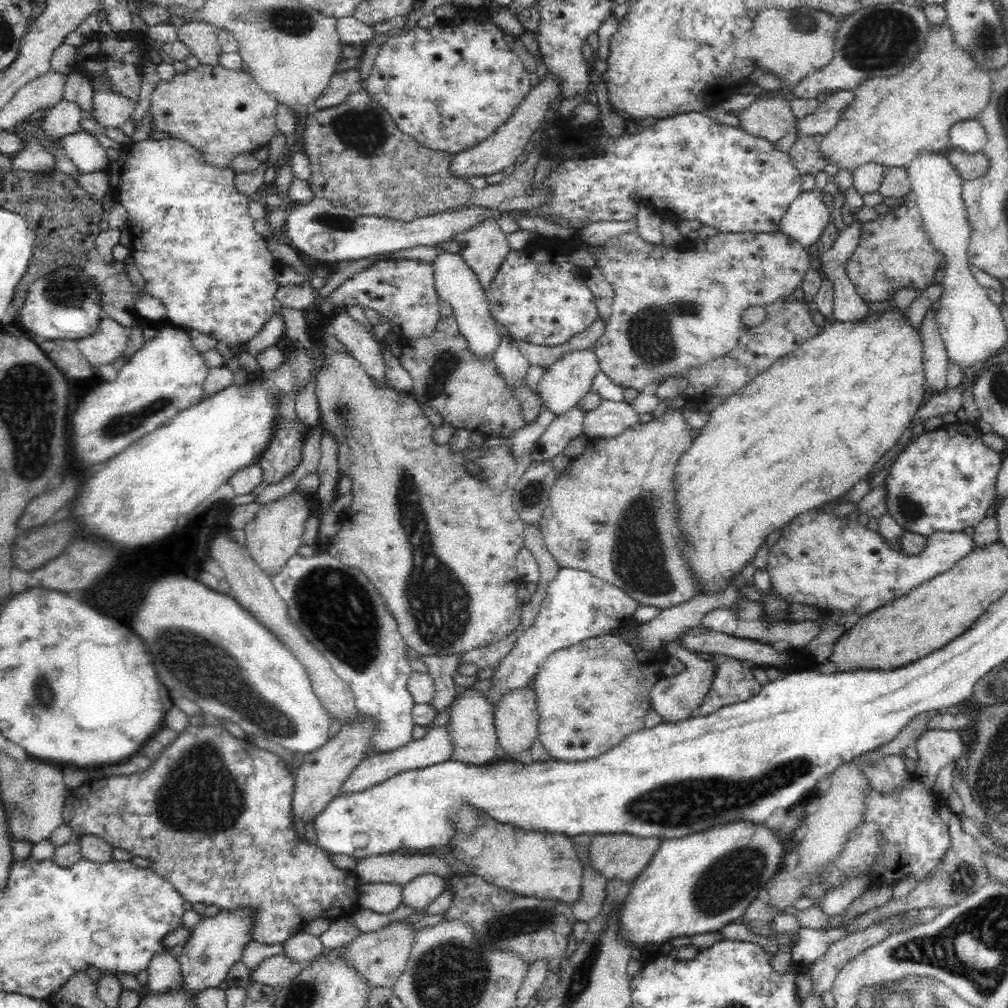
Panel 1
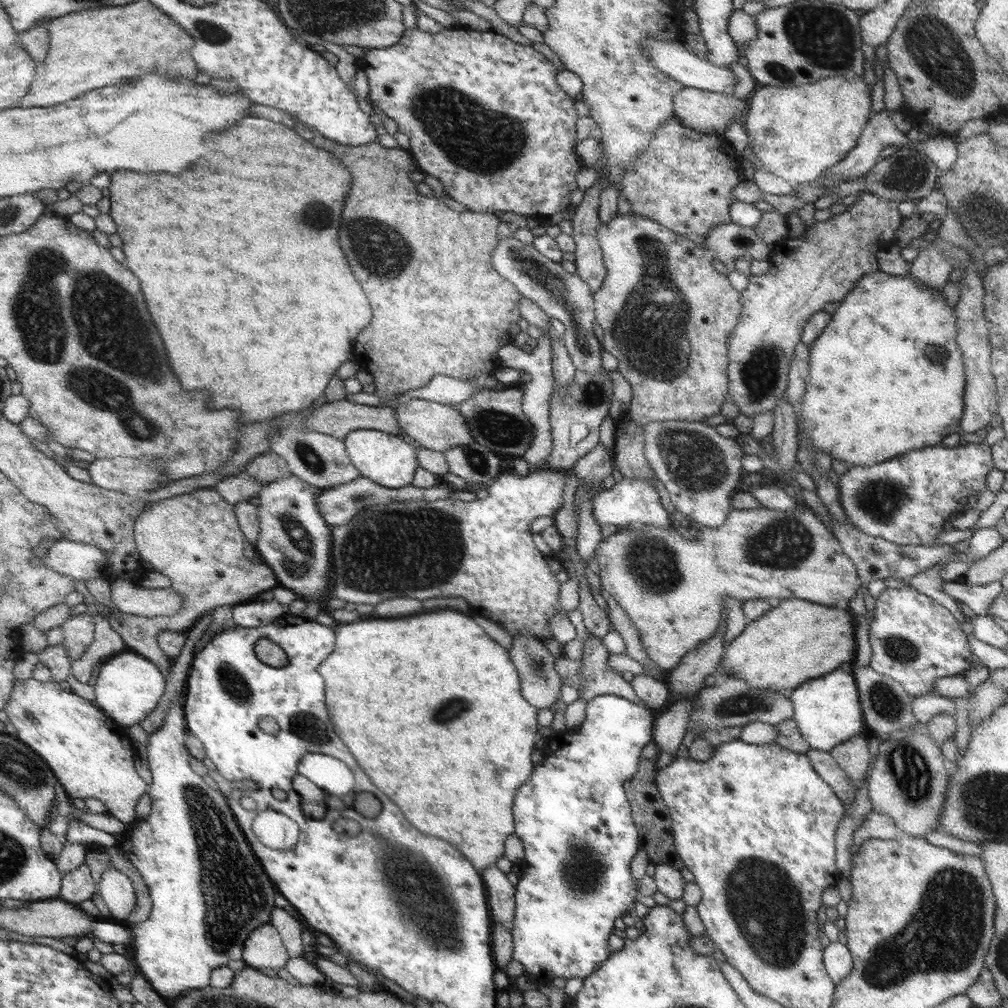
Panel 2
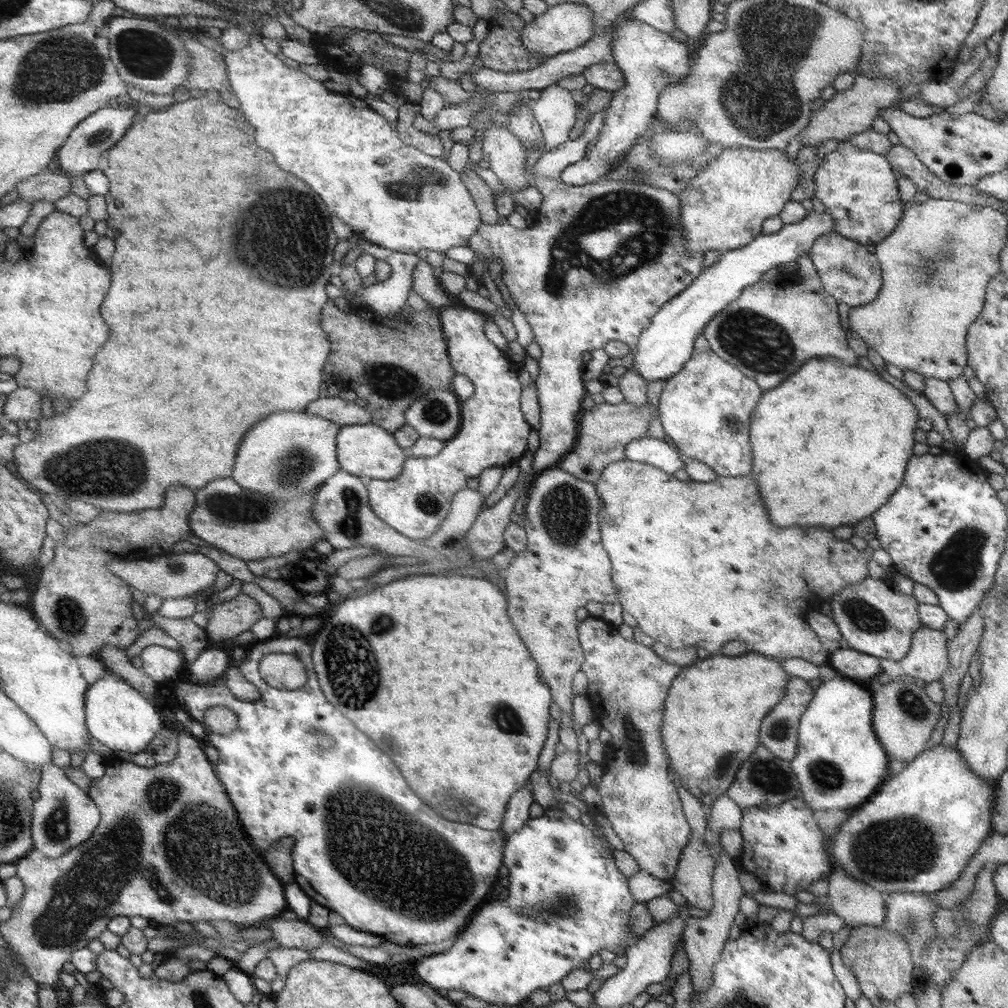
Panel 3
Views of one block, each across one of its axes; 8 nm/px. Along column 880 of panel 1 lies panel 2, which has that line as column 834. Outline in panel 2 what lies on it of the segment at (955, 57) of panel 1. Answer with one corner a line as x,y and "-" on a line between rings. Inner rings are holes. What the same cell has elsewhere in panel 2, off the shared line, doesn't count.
861,76
853,78
830,77
818,83
799,87
778,88
773,86
757,86
747,99
747,111
743,118
743,126
749,136
755,157
776,177
798,186
801,183
816,181
855,146
871,110
869,86

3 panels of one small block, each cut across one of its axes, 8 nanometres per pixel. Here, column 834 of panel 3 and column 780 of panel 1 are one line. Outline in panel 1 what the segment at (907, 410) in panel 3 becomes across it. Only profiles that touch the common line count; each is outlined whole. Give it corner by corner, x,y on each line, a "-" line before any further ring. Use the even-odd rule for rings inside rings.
889,306
883,310
870,310
864,318
856,320
856,323
838,322
826,323
818,336
802,343
794,352
778,359
772,368
756,376
748,386
744,386
740,392
730,395
722,406
716,407
710,420
704,425
699,436
694,439
690,449
680,458
675,471
675,492
678,500
677,508
680,508
680,528
686,534
688,542
683,550
684,559
692,568
692,573
697,578
702,592
708,590
724,590
728,580
732,580
736,574
740,574
742,566
748,565
757,554
758,548
765,542
766,536
794,520
794,516
809,511
810,508
822,506
832,498
842,496
844,492
854,488
862,478
873,470
874,465
890,451
904,436
906,430
912,428
917,410
925,403
926,375
923,363
923,338
921,329
914,328
907,318
905,309

